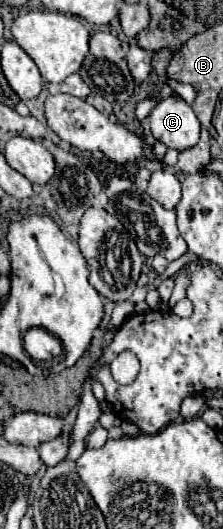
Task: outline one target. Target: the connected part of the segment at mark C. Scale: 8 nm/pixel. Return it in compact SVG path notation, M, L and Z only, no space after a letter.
M164 97L150 113L152 135L170 149L184 151L198 143L200 121L192 107L178 97Z

